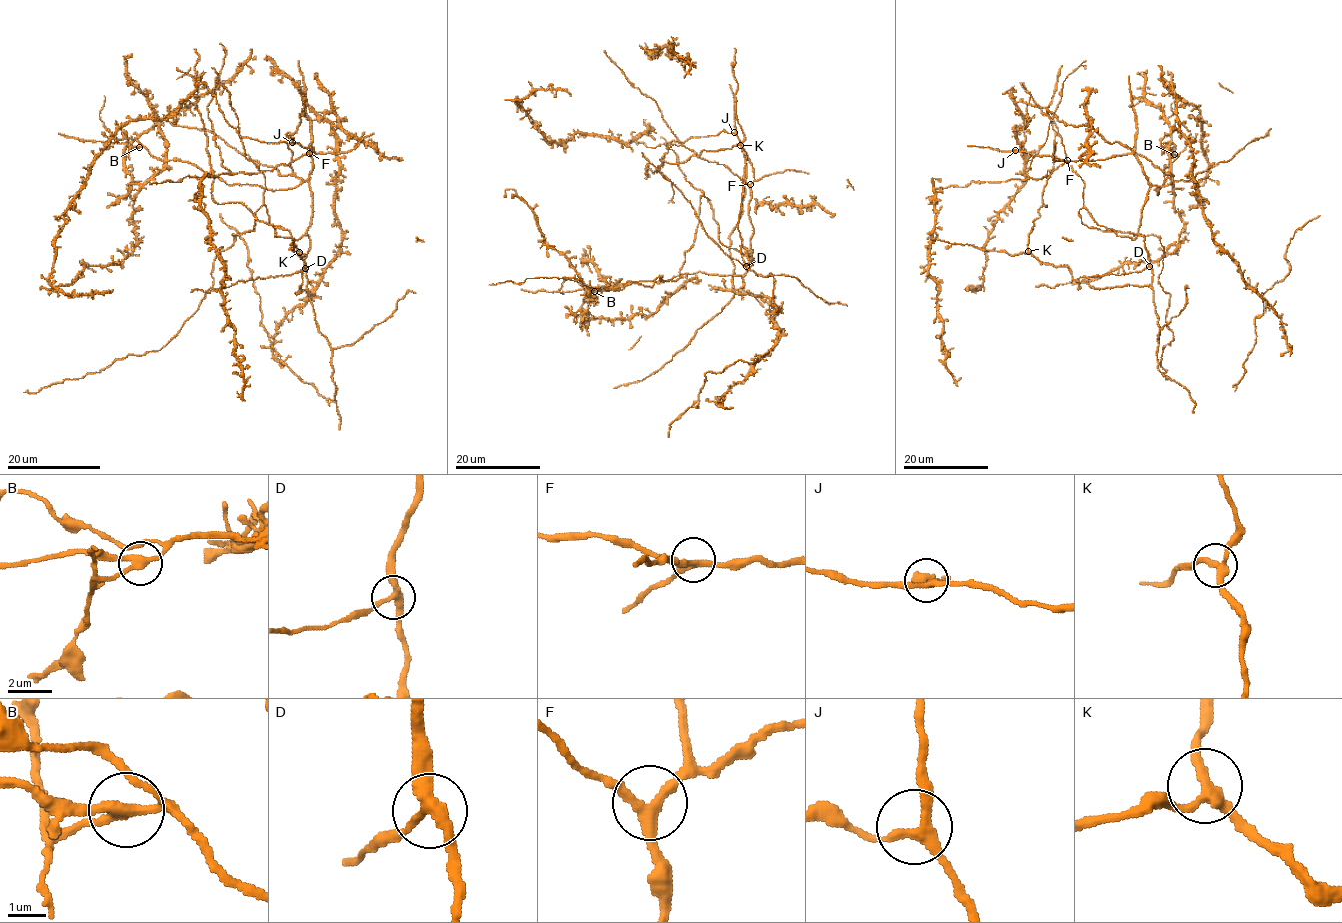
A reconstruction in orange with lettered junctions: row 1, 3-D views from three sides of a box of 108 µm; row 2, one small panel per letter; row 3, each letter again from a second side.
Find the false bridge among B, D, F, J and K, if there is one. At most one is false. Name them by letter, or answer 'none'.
B

